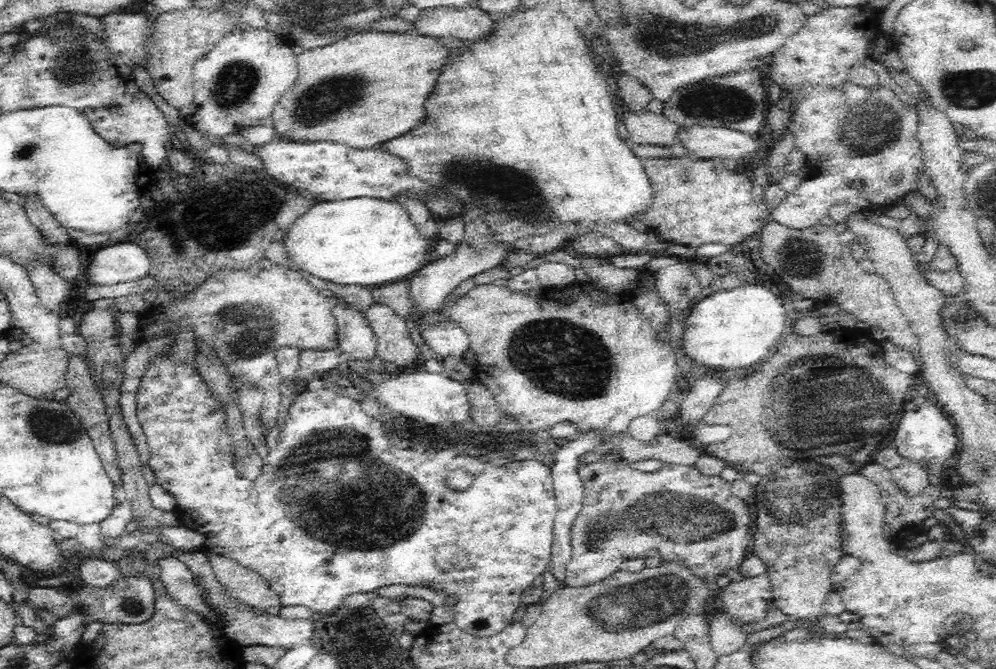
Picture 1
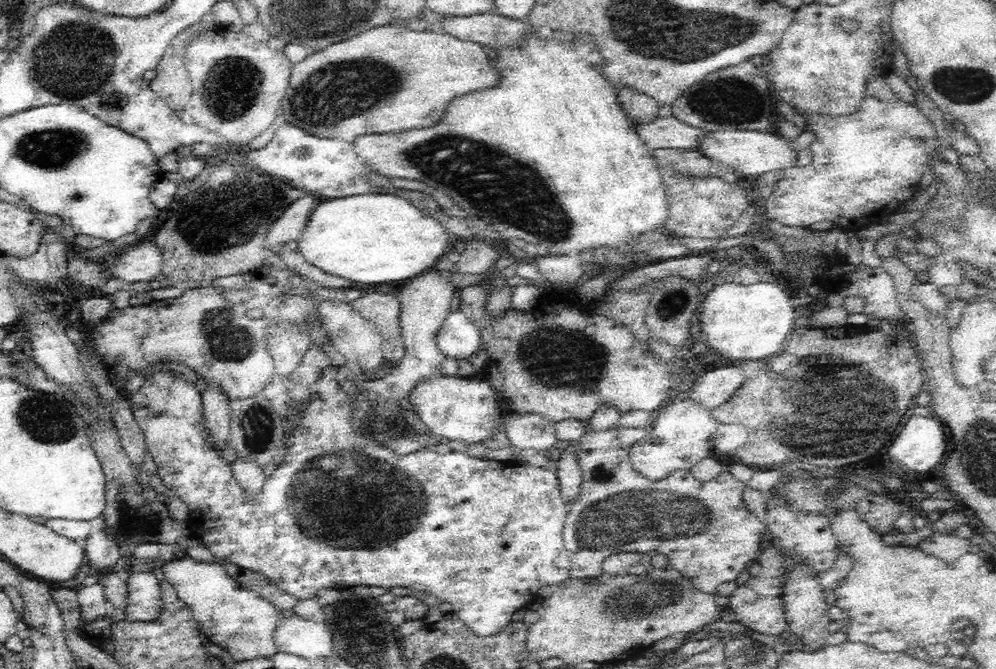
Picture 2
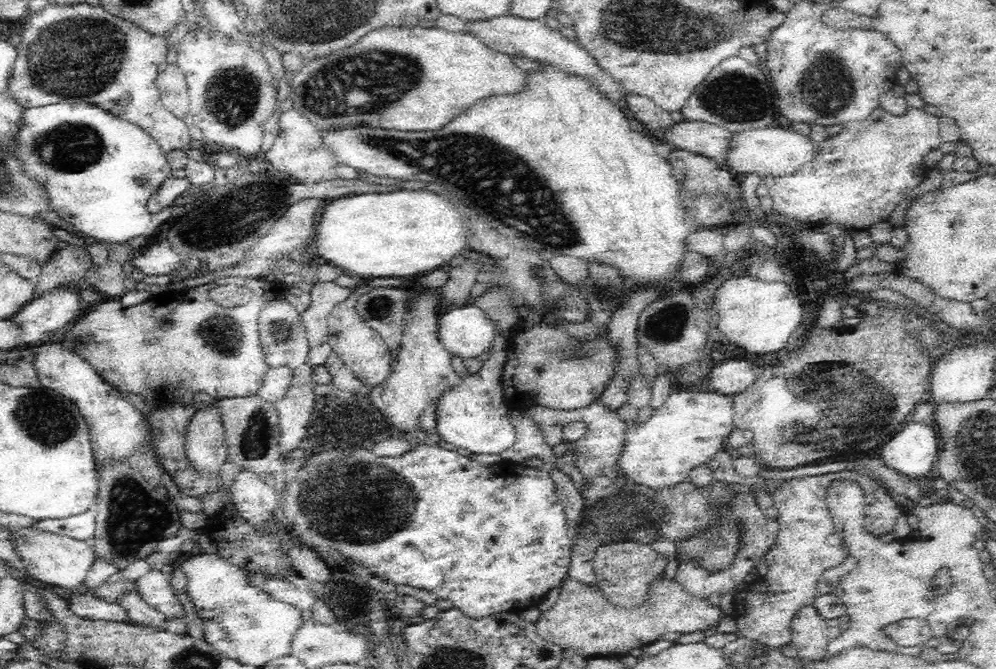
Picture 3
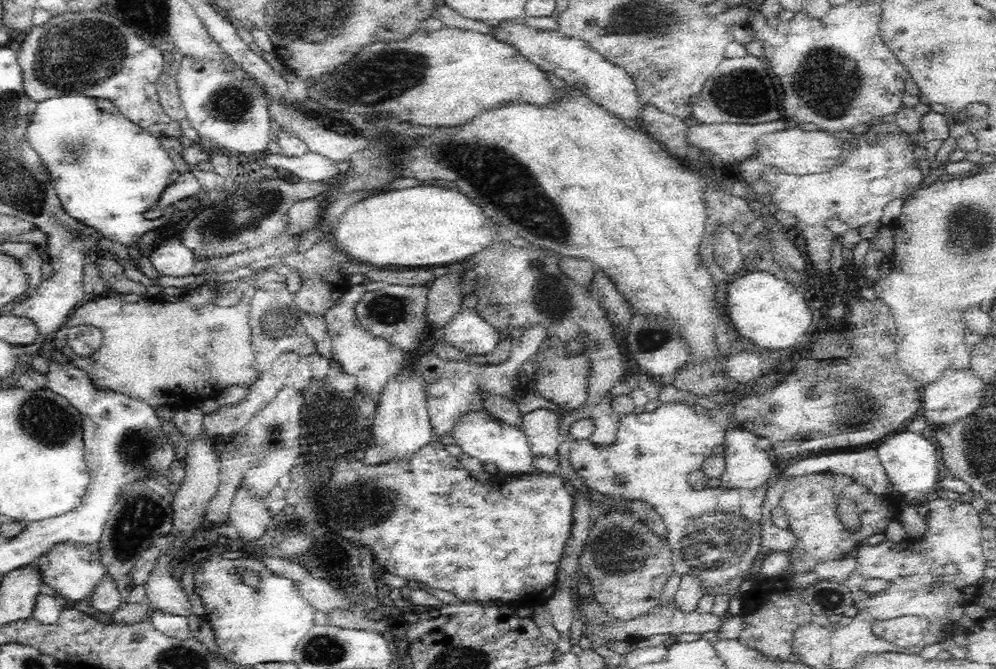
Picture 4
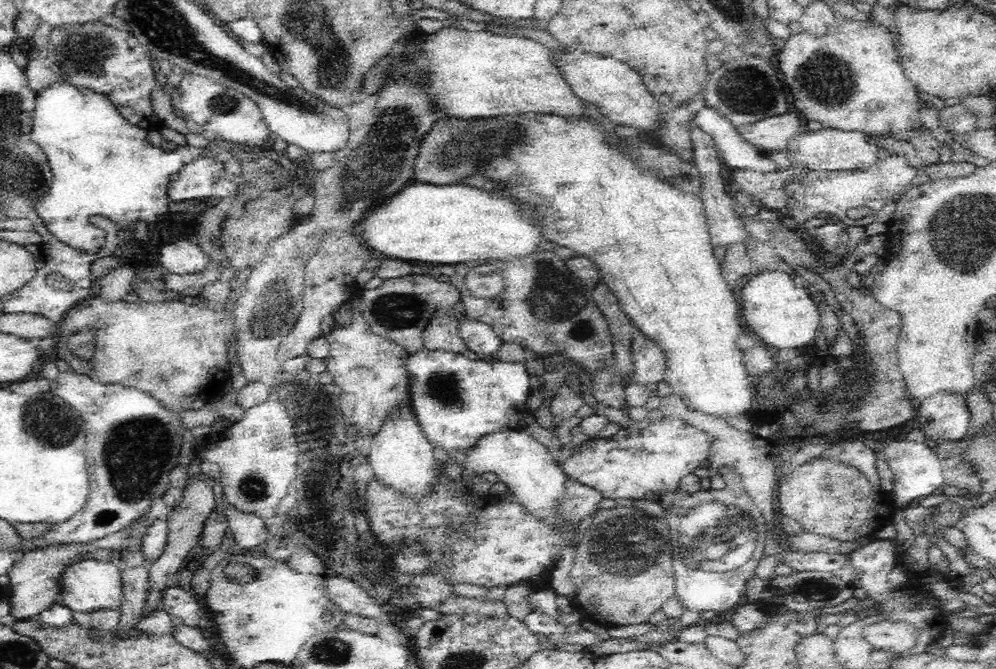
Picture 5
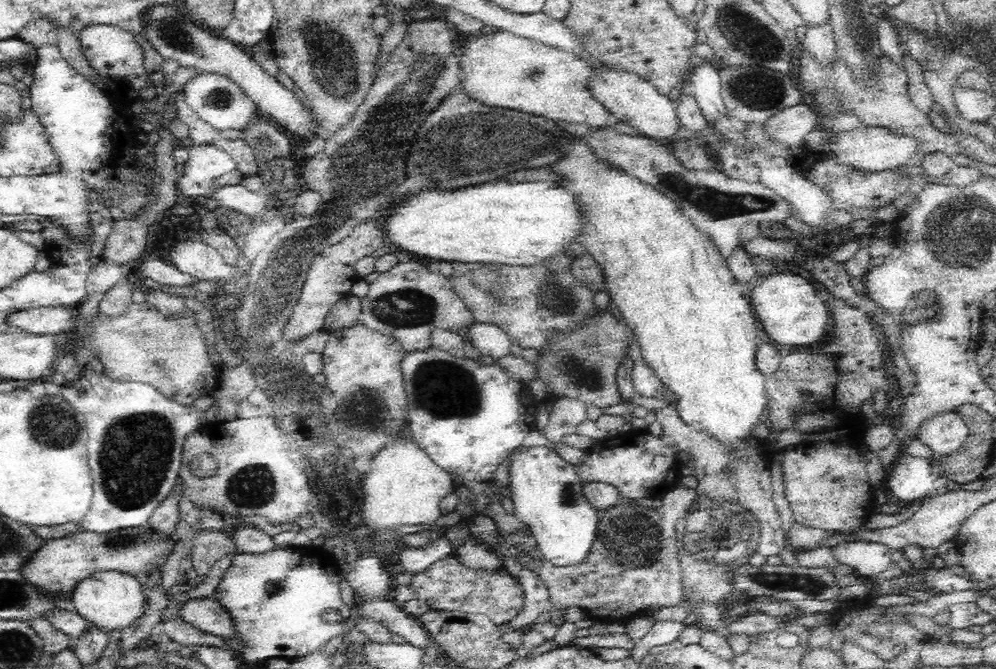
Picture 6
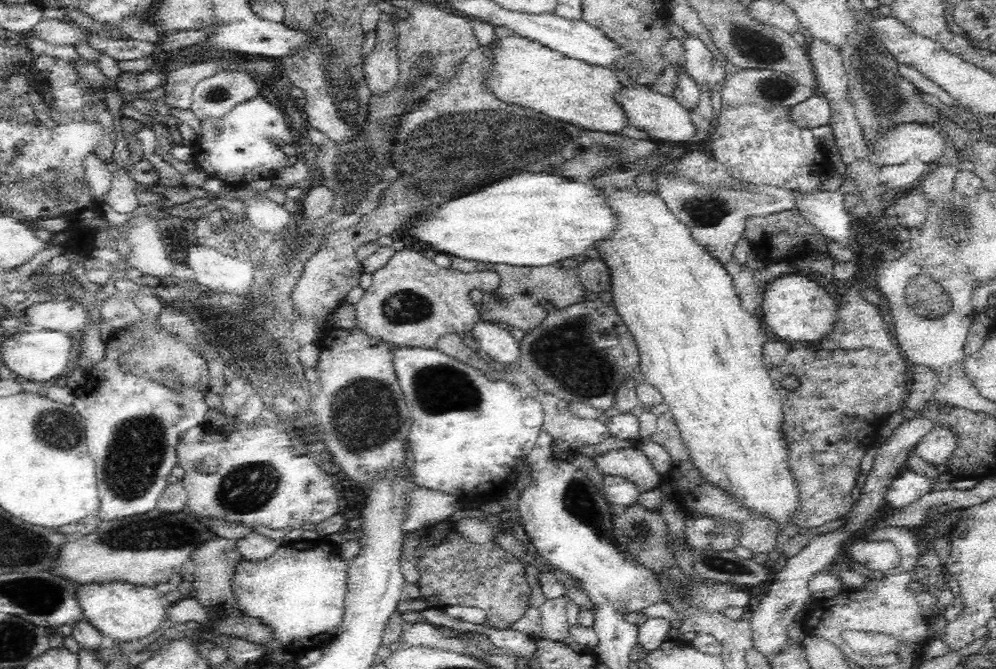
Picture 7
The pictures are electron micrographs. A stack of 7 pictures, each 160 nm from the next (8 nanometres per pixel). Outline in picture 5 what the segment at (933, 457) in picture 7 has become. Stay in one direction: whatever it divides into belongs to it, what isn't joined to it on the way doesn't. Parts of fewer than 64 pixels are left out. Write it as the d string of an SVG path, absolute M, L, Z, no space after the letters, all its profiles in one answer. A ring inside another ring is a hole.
M936 391L917 407L917 426L928 442L956 441L969 431L971 412L966 393Z

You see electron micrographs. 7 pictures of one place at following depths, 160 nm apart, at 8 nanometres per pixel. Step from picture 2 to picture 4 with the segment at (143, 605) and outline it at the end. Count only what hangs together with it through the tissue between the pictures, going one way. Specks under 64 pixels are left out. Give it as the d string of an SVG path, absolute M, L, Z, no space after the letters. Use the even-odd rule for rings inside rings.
M158 564L148 576L144 588L152 611L160 610L178 617L189 617L193 614L190 600L180 582L173 577L170 566Z

